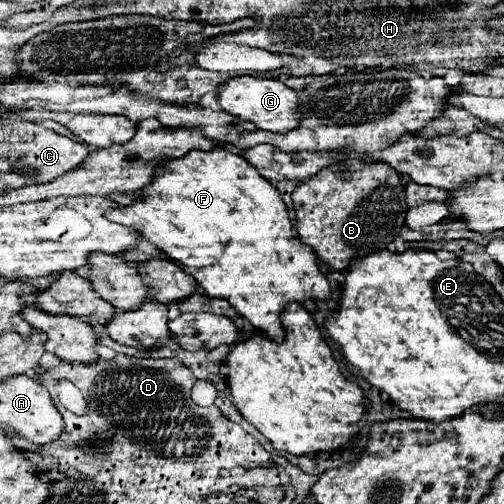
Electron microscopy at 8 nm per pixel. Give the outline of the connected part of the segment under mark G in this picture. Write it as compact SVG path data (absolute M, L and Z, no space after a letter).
M250 75L234 77L220 87L218 103L226 113L242 117L244 121L254 123L258 129L272 133L288 133L296 129L302 119L296 91L286 87L280 79L272 79L272 77L250 77Z

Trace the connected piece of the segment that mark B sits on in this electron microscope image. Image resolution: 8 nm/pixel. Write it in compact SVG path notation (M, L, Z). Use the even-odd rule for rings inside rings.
M350 161L338 167L326 167L316 177L300 183L292 193L294 211L296 211L296 233L298 237L314 249L314 253L334 271L346 271L350 261L360 259L368 253L376 253L386 249L404 227L404 217L408 211L404 199L404 187L400 183L400 175L392 171L388 165L374 163L366 165L362 161Z

